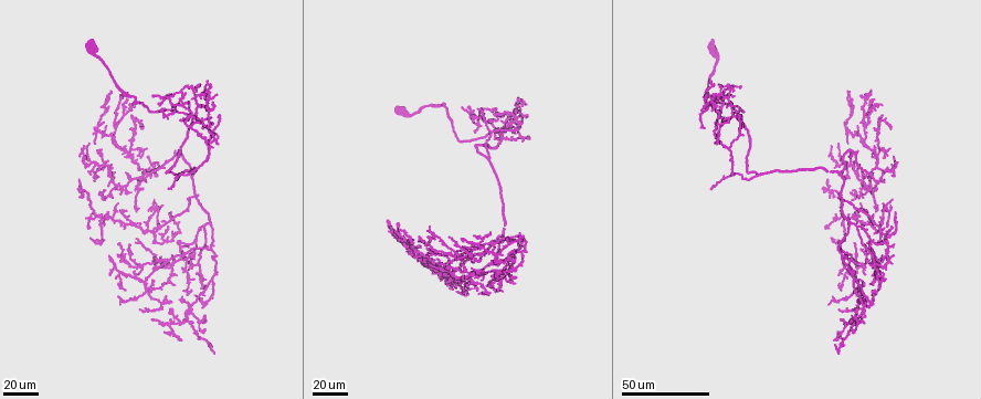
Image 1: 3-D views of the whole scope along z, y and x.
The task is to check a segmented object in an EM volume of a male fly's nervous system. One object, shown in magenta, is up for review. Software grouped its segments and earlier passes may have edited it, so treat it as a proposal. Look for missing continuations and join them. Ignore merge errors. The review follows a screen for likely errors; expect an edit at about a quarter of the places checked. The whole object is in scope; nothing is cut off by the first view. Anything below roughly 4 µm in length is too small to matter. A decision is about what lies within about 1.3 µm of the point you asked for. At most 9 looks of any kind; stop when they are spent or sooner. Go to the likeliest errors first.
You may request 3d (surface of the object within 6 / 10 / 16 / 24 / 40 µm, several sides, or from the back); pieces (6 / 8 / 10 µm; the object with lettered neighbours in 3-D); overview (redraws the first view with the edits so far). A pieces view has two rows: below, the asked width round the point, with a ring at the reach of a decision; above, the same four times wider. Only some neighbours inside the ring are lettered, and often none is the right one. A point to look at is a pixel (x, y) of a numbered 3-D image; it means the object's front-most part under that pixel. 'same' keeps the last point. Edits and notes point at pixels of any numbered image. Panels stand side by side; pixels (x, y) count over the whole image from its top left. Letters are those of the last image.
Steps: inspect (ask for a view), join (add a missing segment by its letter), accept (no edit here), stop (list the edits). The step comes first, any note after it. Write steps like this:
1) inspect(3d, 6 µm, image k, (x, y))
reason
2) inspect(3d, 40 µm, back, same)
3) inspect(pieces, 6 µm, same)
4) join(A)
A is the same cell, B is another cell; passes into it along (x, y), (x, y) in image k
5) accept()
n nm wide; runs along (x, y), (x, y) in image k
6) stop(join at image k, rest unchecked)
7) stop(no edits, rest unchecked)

inspect(3d, 24 µm, image 1, (213, 352))
branch stops here

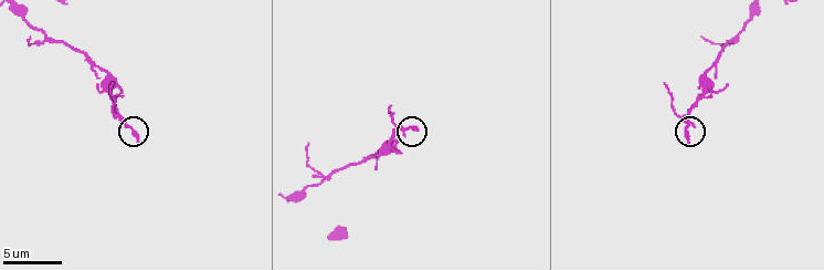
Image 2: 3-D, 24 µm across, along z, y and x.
inspect(pieces, 8 µm, image 2, (418, 129))

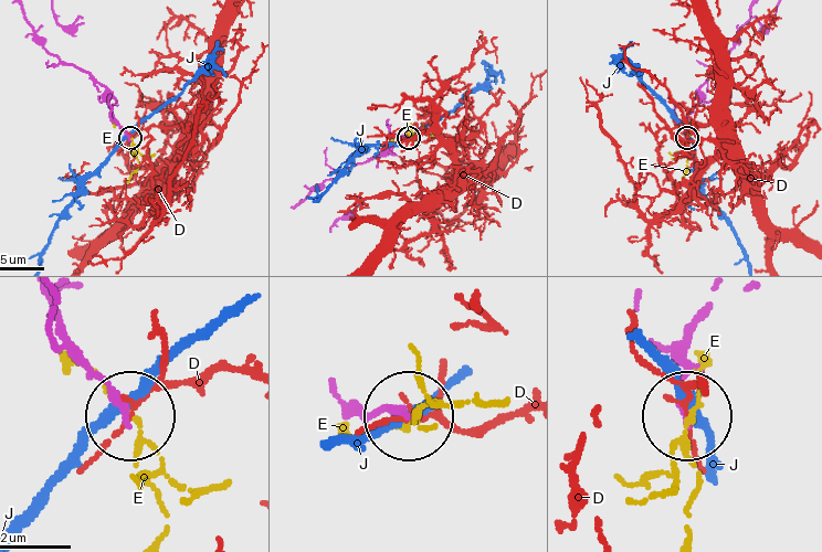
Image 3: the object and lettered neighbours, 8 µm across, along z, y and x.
accept()
D, E and J are other cells; runs along (695, 331), (683, 409) in image 3; none of them fits

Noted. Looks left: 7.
inspect(3d, 24 µm, image 1, (873, 285))
free end

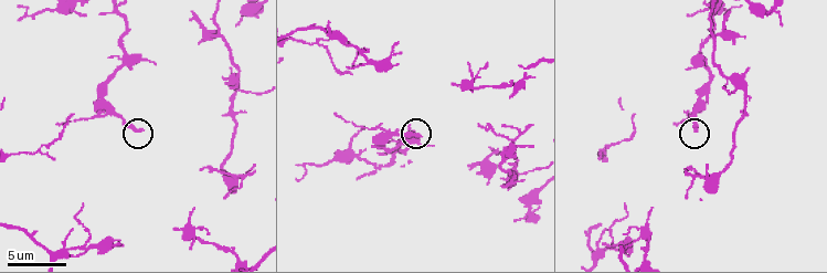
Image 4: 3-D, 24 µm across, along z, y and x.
inspect(pieces, 8 µm, image 4, (140, 130))

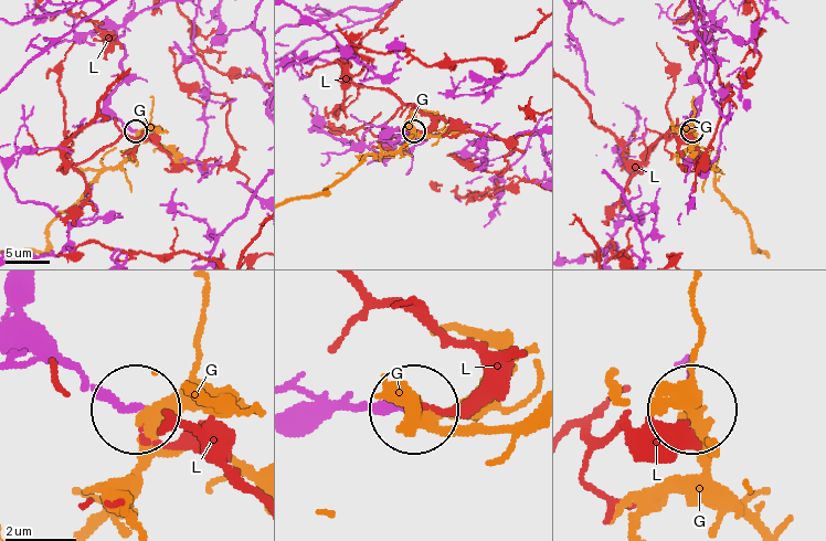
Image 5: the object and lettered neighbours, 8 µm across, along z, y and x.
accept()
G and L are other cells; runs along (27, 294), (35, 329), (130, 410) in image 5; no lettered segment goes on from it

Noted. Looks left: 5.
inspect(3d, 40 µm, image 1, (718, 144))
tapers out

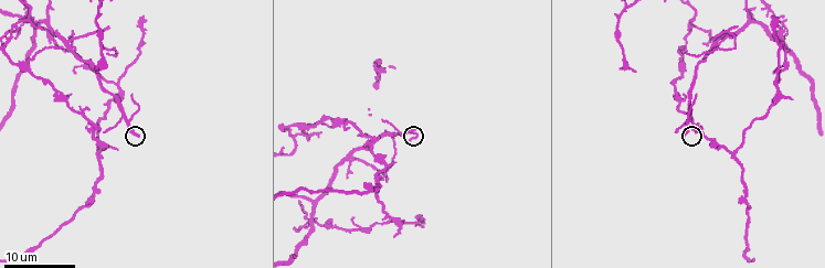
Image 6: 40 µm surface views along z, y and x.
inspect(pieces, 8 µm, image 6, (415, 127))

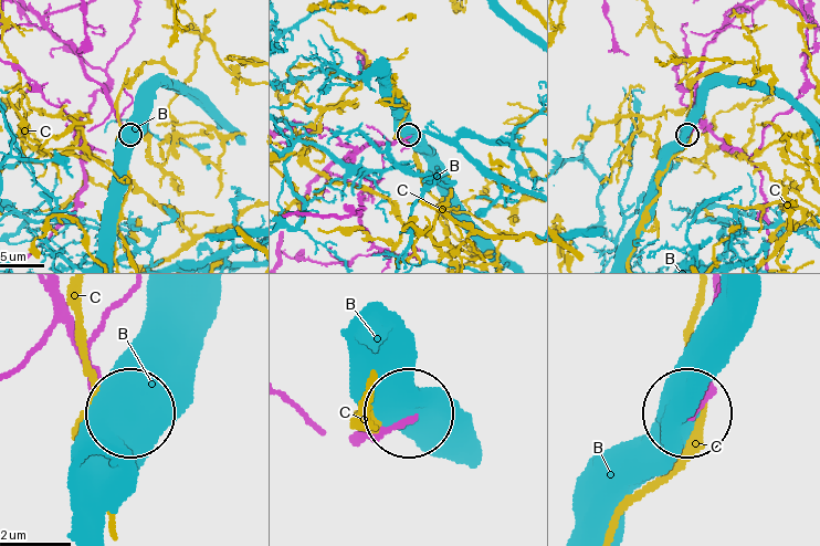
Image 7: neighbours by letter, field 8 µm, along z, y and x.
accept()
B and C are other cells; runs along (355, 440), (402, 419) in image 7; none of them fits

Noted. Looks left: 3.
inspect(3d, 40 µm, image 1, (110, 274))
free end

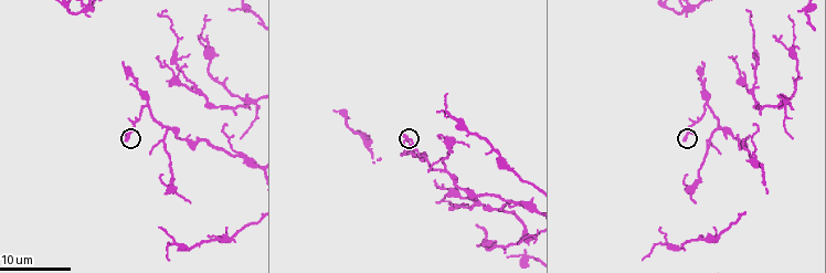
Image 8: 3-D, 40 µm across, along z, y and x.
inspect(pieces, 10 µm, image 8, (404, 137))

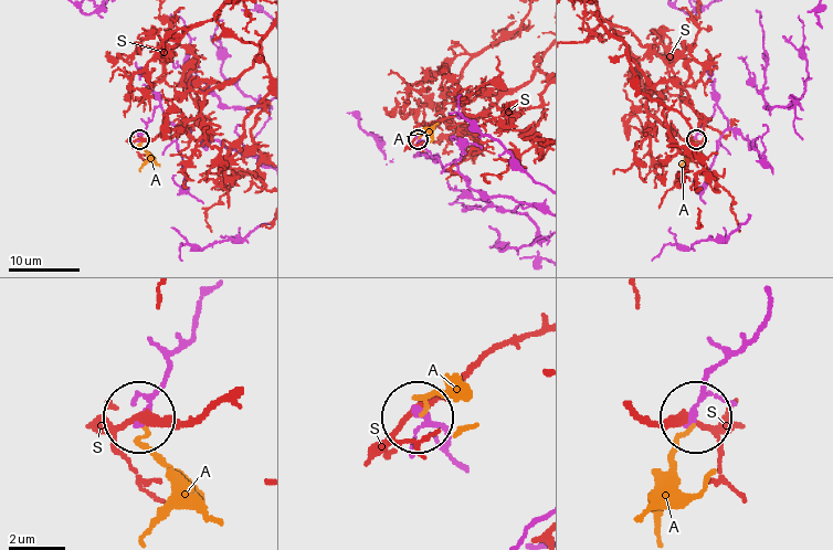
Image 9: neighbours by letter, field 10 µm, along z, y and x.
accept()
A and S are other cells; runs along (198, 317), (140, 414) in image 9; no lettered segment goes on from it

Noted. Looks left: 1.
stop(no edits, rest unchecked)

